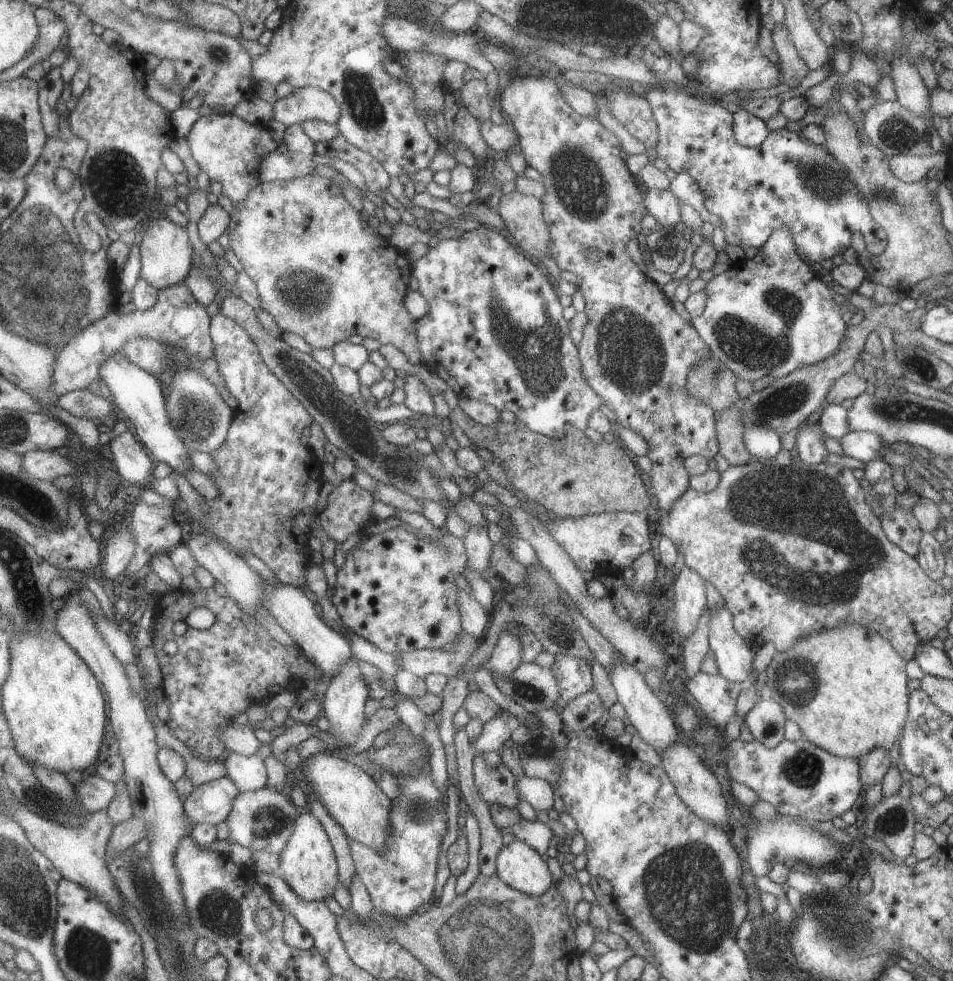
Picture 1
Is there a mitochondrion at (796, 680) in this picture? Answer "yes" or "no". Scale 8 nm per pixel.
yes

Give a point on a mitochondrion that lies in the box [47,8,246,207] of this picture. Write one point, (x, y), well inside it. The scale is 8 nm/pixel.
(215, 53)

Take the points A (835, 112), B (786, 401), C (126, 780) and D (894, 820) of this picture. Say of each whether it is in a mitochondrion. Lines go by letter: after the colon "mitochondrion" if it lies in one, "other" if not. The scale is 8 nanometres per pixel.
A: other
B: mitochondrion
C: other
D: mitochondrion

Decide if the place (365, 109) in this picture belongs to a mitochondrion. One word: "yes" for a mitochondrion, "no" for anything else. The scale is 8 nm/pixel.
yes

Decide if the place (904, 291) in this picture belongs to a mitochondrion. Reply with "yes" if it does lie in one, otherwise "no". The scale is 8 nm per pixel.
no

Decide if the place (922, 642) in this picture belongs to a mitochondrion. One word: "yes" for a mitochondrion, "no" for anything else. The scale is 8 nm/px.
no

